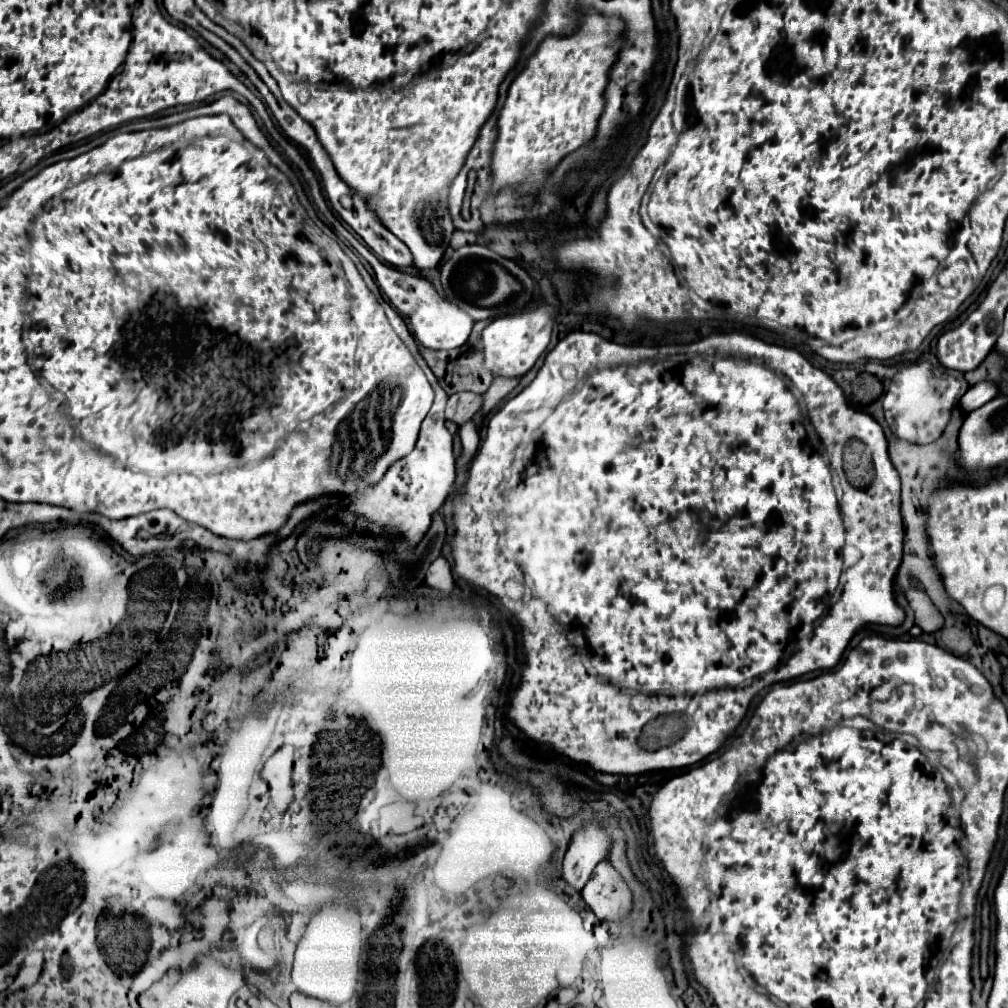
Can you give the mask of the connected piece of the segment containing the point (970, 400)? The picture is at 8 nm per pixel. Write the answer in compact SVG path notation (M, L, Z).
M980 382L980 384L972 386L972 388L962 396L960 408L962 408L964 412L972 412L974 408L980 408L982 404L990 402L996 394L998 394L998 386L996 386L996 384L992 384L992 382Z

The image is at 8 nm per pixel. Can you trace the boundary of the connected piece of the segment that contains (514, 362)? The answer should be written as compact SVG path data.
M536 300L538 308L526 308L520 314L502 316L490 322L482 332L482 346L484 346L484 366L494 376L514 378L524 376L540 358L540 354L548 348L548 340L552 334L552 324L556 310L540 300Z

